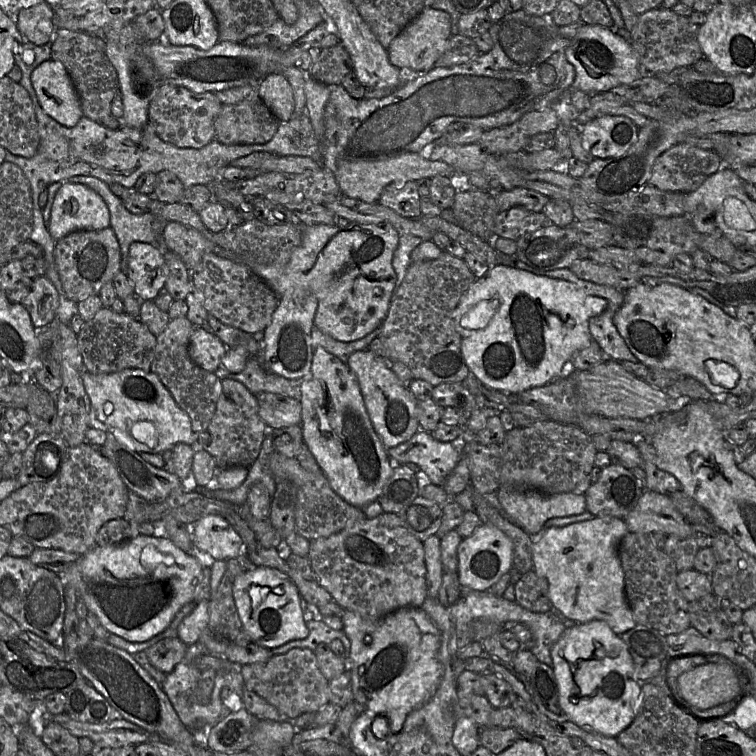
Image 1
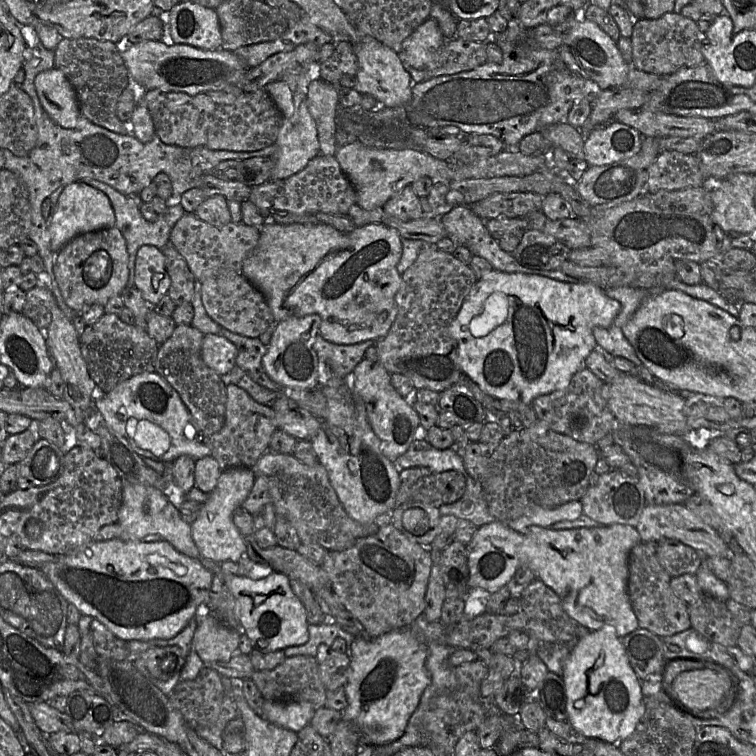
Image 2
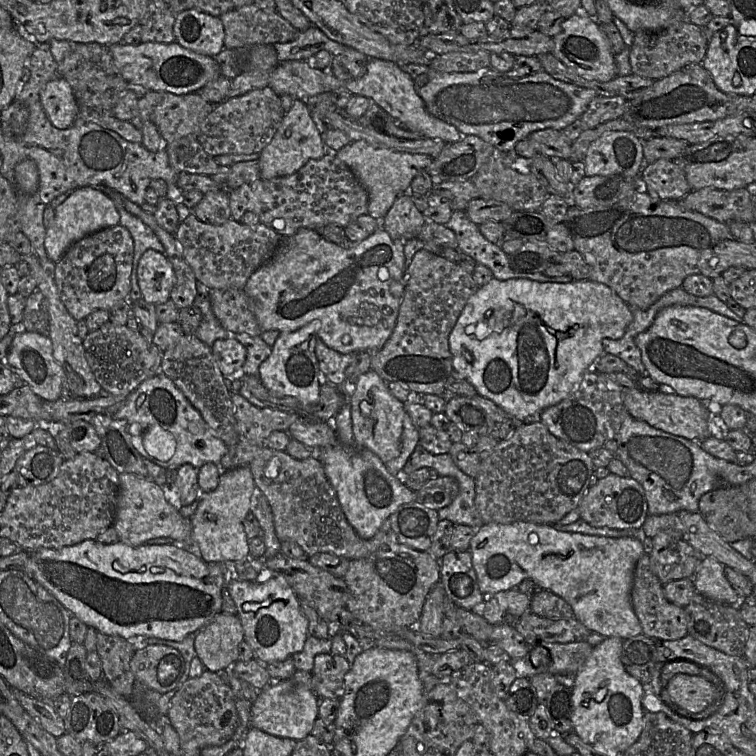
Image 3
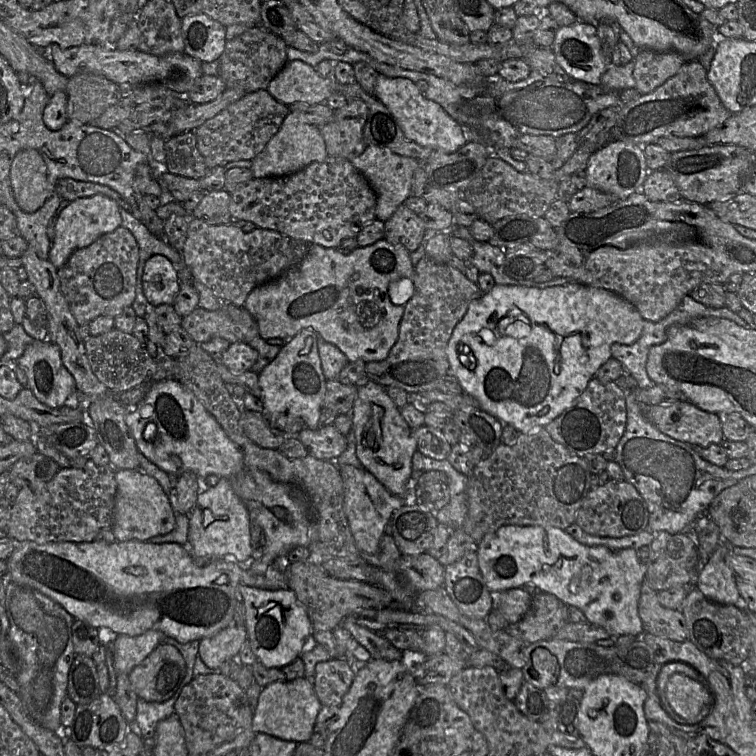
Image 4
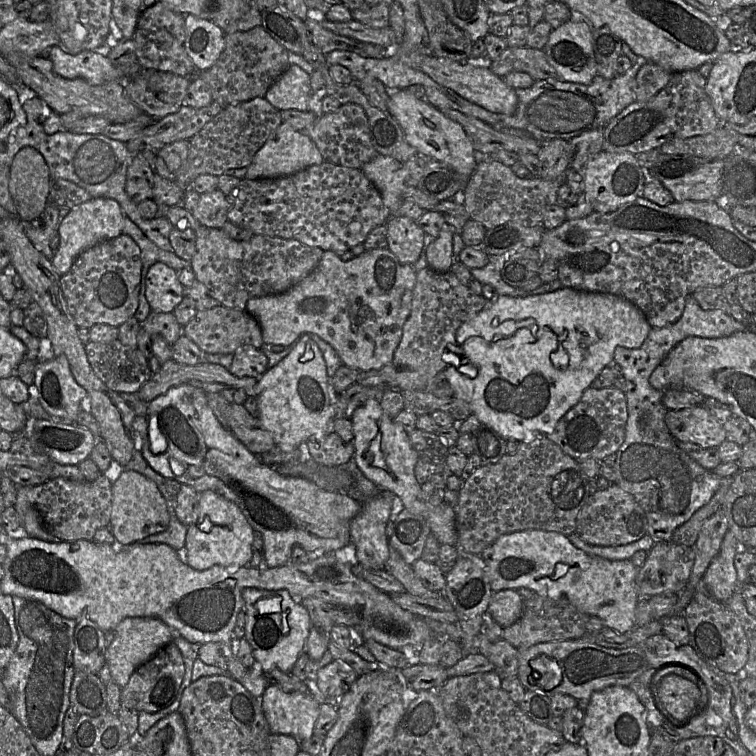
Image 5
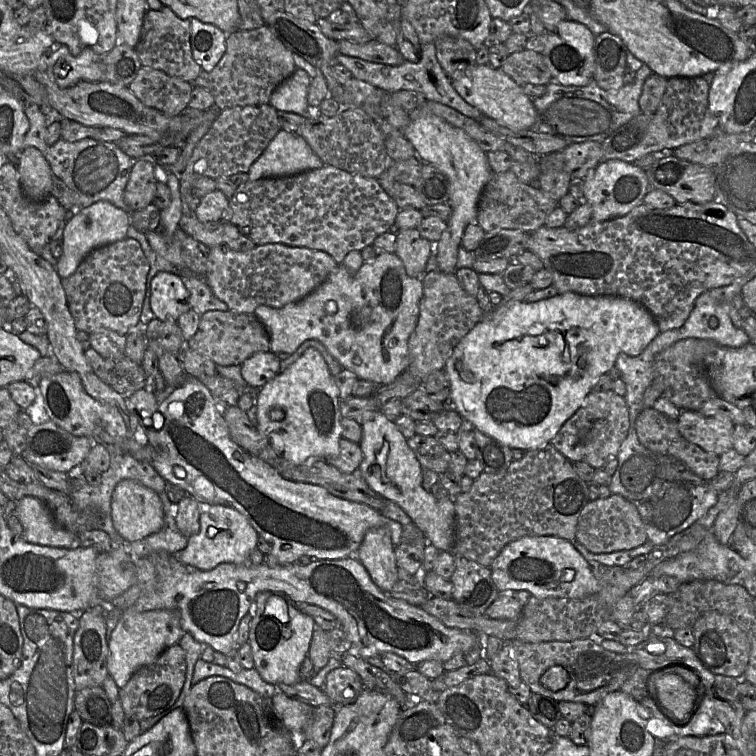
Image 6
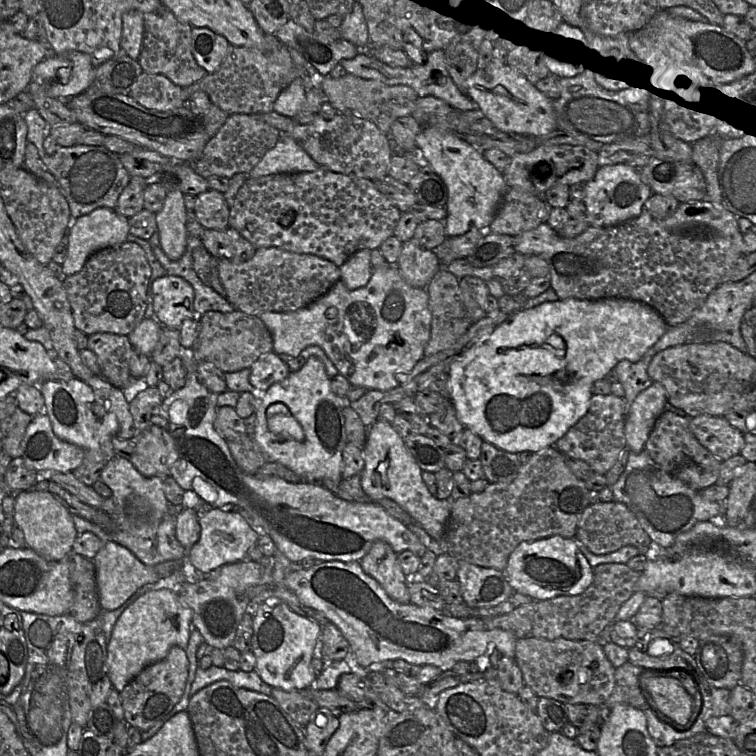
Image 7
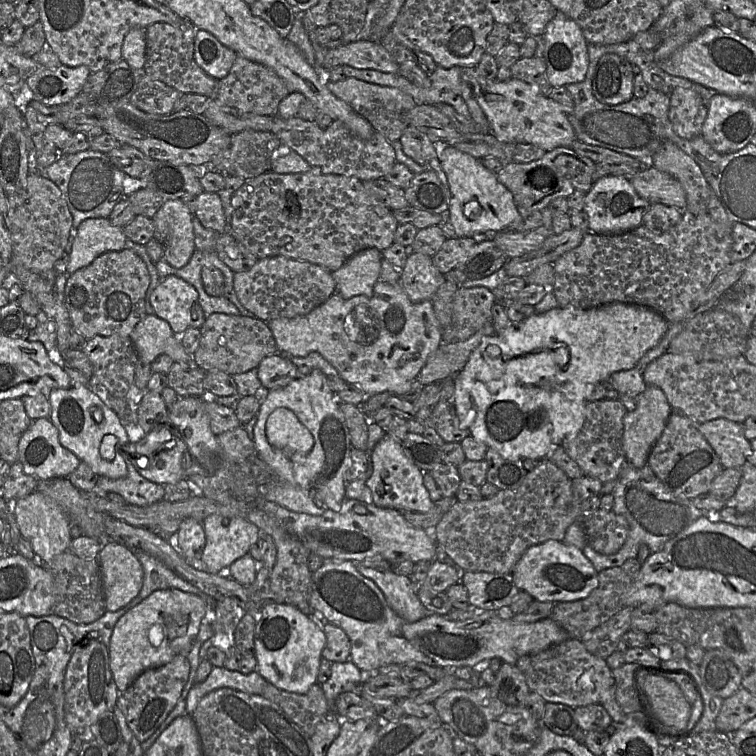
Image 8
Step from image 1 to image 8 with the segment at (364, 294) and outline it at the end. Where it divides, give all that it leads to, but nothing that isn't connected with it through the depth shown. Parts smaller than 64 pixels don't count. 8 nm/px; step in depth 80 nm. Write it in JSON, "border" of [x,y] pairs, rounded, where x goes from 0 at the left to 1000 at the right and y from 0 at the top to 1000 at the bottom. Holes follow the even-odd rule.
{"border":[[[504,369],[496,376],[491,393],[474,390],[462,396],[447,386],[402,418],[364,421],[354,425],[368,464],[402,472],[411,466],[425,468],[459,507],[478,515],[484,522],[515,519],[537,522],[546,517],[546,507],[567,471],[585,452],[586,435],[577,419],[570,397],[545,399],[530,374],[513,374]]]}

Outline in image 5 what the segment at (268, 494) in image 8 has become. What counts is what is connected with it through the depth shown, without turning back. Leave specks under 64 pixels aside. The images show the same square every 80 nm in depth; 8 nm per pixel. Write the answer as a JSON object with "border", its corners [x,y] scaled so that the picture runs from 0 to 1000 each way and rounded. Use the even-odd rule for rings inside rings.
{"border":[[[415,442],[401,443],[385,464],[362,485],[354,488],[339,508],[343,554],[349,565],[361,575],[366,589],[399,593],[399,587],[410,579],[425,581],[440,570],[443,556],[444,519],[438,500],[433,495],[427,468],[411,448]]]}

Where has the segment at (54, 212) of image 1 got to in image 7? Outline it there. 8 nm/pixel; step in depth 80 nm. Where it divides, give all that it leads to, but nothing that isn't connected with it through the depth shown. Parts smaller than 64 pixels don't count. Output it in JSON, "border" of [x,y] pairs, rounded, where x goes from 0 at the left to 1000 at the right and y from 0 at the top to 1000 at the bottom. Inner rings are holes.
{"border":[[[128,275],[104,287],[91,307],[83,361],[94,365],[107,358],[123,335],[164,321],[169,310],[171,290],[152,278]]]}

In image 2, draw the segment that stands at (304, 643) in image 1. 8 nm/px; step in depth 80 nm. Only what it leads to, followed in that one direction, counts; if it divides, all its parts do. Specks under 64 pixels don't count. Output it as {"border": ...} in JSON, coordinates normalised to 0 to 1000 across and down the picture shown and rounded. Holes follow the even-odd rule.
{"border":[[[427,823],[423,827],[407,827],[409,845],[406,851],[397,854],[385,854],[374,860],[378,869],[405,866],[418,870],[421,854],[430,852],[438,856],[446,843],[451,843],[458,849],[458,865],[463,870],[466,866],[466,851],[470,841],[454,833],[446,825],[434,825]]]}

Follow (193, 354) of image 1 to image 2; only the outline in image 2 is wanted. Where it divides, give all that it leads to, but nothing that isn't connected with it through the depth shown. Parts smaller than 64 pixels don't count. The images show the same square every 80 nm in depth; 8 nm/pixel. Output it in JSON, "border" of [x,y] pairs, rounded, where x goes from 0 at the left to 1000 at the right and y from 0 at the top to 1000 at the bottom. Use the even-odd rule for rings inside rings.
{"border":[[[292,443],[269,446],[266,470],[271,481],[290,497],[302,495],[312,484],[313,460]]]}

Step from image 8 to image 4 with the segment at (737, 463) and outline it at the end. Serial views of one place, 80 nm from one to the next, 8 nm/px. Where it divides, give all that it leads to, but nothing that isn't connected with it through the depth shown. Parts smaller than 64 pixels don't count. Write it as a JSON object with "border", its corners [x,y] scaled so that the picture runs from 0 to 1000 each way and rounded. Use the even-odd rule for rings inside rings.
{"border":[[[910,529],[851,537],[856,554],[890,581],[927,590],[954,587],[959,582],[951,550]]]}

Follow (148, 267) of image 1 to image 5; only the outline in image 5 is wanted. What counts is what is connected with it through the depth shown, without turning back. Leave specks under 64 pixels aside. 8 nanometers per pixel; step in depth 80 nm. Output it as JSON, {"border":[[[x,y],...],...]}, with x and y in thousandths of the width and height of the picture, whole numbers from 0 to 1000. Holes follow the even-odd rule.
{"border":[[[206,347],[197,354],[193,394],[201,411],[229,413],[243,390],[245,382],[233,357],[214,347]]]}

